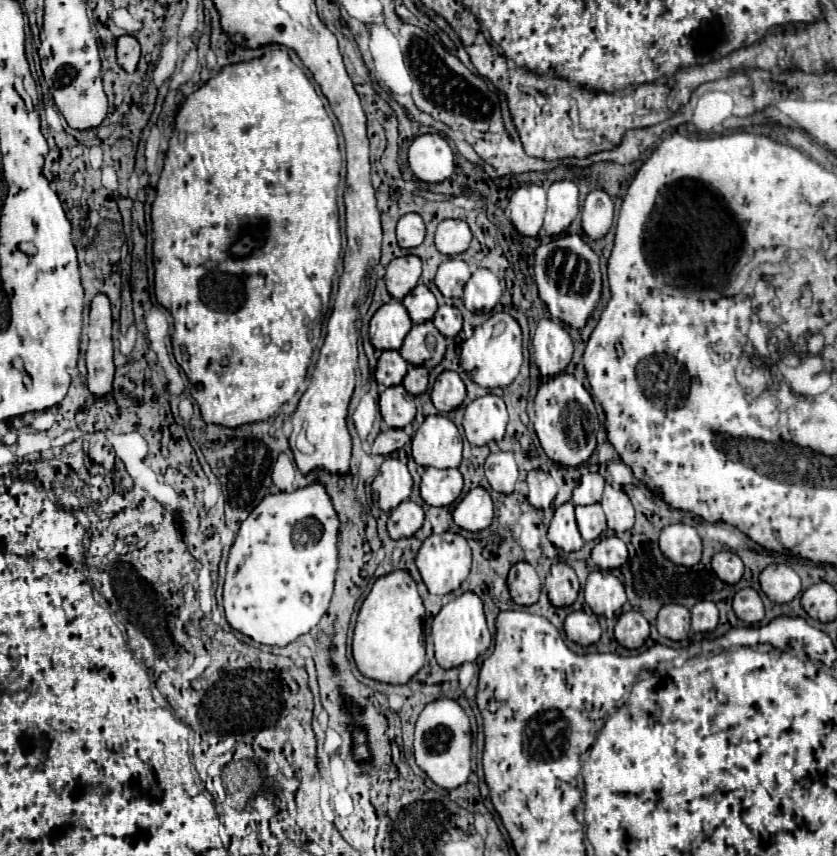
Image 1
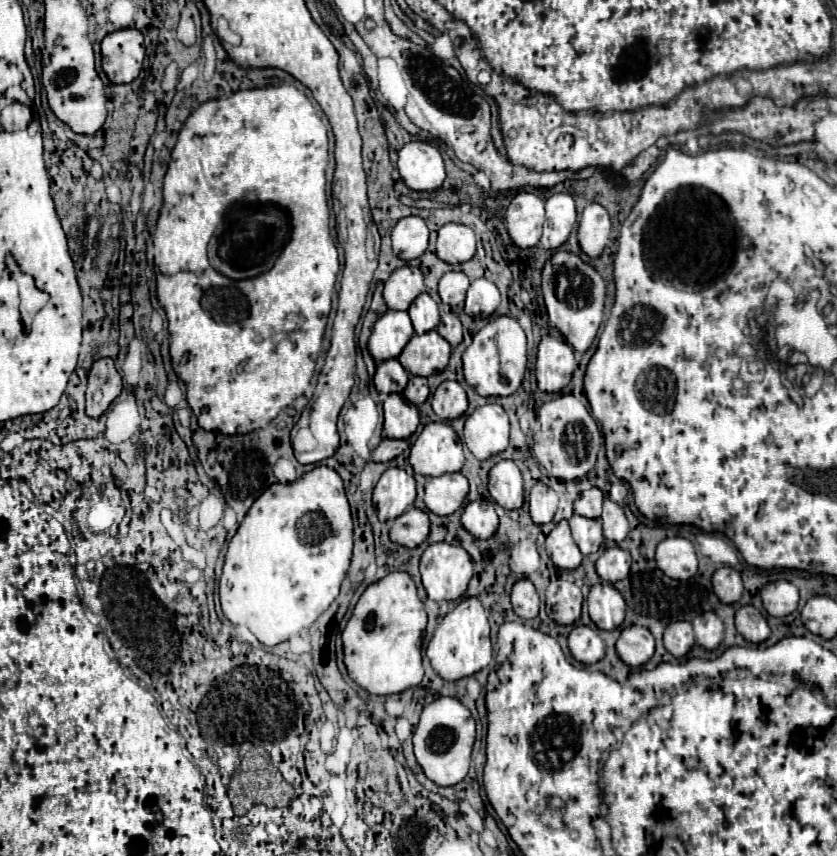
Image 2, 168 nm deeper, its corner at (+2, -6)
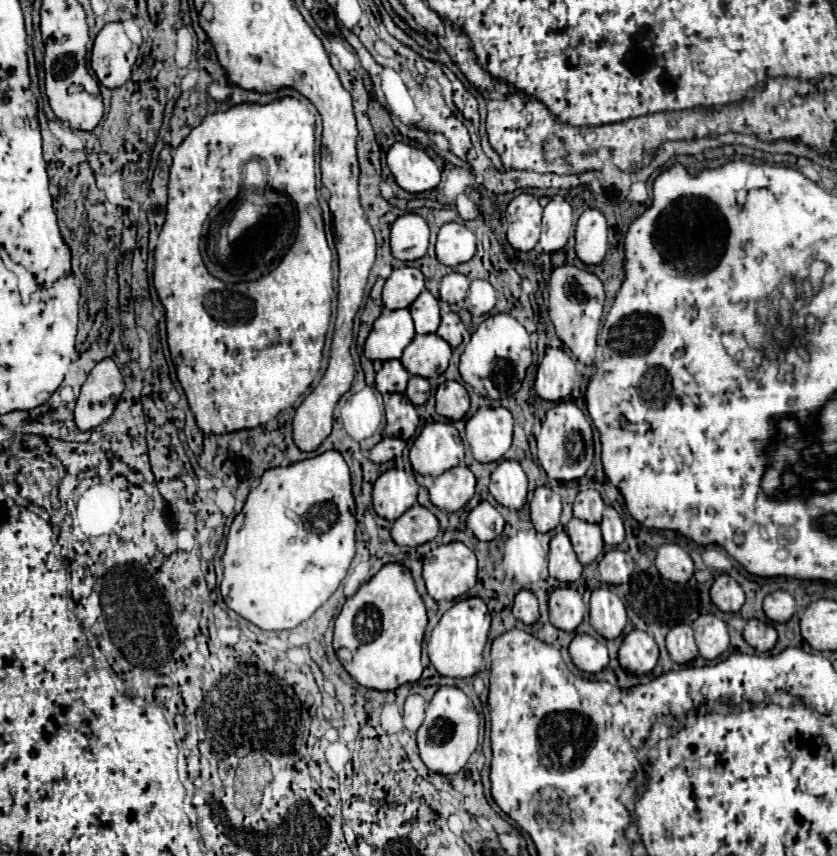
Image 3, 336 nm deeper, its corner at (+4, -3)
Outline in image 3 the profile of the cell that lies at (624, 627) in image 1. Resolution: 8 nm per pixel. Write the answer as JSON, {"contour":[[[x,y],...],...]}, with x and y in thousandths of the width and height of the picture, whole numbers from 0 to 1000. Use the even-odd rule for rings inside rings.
{"contour":[[[757,735],[746,742],[738,761],[738,772],[748,784],[757,789],[772,789],[786,772],[786,754],[772,737]]]}

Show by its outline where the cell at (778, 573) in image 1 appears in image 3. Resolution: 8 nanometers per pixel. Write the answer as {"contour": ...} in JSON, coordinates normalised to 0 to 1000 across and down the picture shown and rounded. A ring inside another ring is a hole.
{"contour":[[[925,690],[913,700],[913,716],[920,725],[937,728],[951,714],[951,702],[941,690]]]}

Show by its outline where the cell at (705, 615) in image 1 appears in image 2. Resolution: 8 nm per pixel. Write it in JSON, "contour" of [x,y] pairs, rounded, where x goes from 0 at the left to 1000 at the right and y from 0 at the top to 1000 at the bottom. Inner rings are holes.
{"contour":[[[841,715],[829,722],[829,738],[832,738],[832,750],[841,759],[855,759],[865,745],[865,729],[853,715]]]}

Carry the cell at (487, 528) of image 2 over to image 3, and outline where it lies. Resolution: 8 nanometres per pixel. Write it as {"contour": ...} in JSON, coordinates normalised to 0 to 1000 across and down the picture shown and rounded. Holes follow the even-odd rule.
{"contour":[[[576,585],[571,592],[566,592],[559,599],[557,613],[564,618],[569,630],[573,630],[573,632],[588,632],[590,627],[595,627],[600,623],[602,606],[600,606],[600,602],[583,585]]]}

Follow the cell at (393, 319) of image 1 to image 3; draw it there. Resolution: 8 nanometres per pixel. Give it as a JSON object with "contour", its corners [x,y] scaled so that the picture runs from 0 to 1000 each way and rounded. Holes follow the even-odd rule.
{"contour":[[[459,361],[447,375],[447,382],[437,396],[435,415],[442,422],[478,419],[483,405],[495,396],[495,377],[487,361]]]}

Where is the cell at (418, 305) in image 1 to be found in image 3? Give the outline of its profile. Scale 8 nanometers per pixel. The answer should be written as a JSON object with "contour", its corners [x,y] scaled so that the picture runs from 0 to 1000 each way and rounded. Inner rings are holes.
{"contour":[[[504,340],[502,347],[490,356],[490,366],[497,380],[497,389],[521,389],[526,380],[523,352],[516,347],[514,340]]]}

